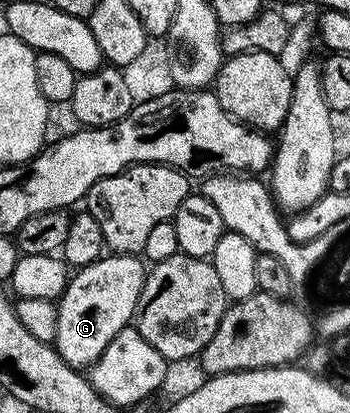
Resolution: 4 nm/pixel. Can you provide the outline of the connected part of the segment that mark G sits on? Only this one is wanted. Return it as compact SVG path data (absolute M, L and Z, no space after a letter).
M106 254L71 275L70 283L57 301L58 320L54 324L53 345L64 362L86 370L98 361L108 342L133 321L147 271L147 265L137 255Z

